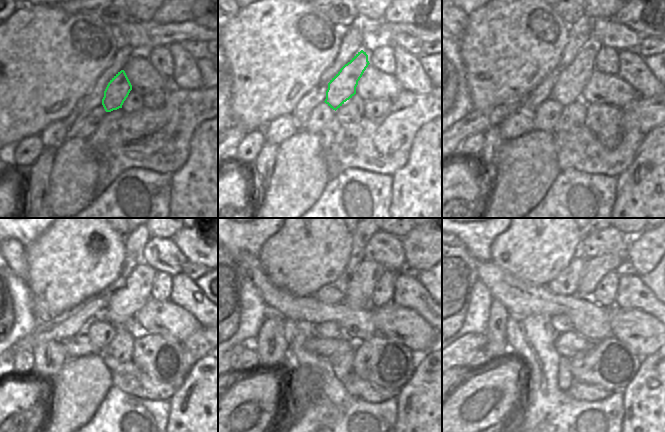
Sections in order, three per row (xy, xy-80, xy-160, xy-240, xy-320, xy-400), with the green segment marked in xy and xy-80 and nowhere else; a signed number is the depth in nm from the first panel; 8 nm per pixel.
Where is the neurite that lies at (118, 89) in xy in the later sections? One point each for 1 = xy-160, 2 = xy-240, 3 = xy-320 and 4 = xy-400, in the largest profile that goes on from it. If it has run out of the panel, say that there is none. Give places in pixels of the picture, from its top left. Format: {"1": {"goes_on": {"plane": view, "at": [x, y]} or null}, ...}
{"1": {"goes_on": {"plane": "xy-160", "at": [568, 87]}}, "2": {"goes_on": {"plane": "xy-240", "at": [130, 298]}}, "3": {"goes_on": {"plane": "xy-320", "at": [361, 285]}}, "4": {"goes_on": {"plane": "xy-400", "at": [596, 268]}}}

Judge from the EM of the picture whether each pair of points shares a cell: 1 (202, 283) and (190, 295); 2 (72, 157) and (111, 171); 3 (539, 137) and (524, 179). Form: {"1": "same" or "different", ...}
{"1": "different", "2": "different", "3": "same"}

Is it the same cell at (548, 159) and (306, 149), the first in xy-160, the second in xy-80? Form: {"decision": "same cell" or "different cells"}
{"decision": "same cell"}

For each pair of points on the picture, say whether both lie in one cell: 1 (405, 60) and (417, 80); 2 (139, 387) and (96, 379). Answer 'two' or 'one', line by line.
1: one
2: two

